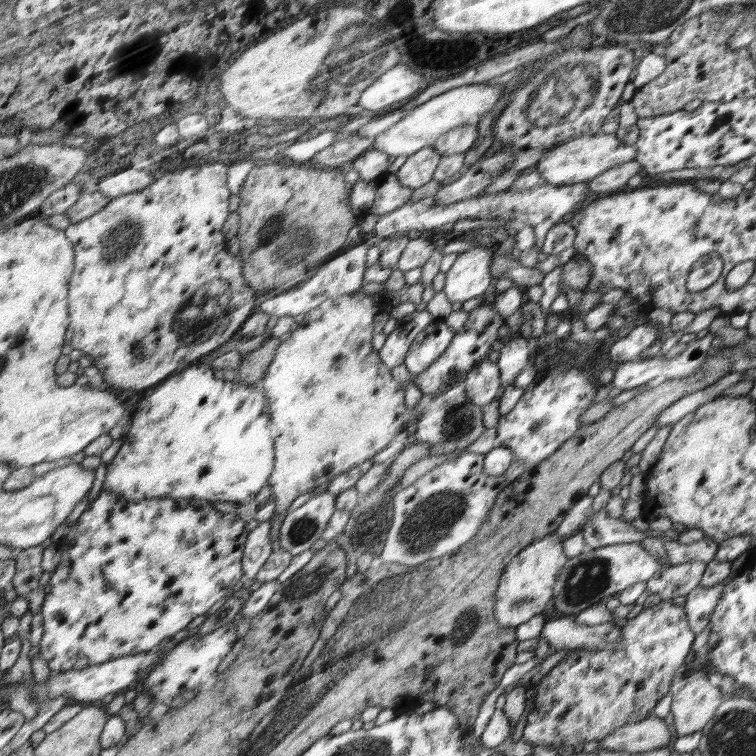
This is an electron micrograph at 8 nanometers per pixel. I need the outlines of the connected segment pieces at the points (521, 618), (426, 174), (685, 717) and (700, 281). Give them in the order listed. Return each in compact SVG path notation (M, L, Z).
M588 496L572 514L568 514L568 522L556 529L554 533L531 542L524 548L514 560L506 566L506 570L499 582L495 598L495 616L502 627L518 627L519 624L527 622L536 616L544 613L546 604L552 598L552 586L555 586L558 574L562 572L567 562L567 555L564 551L564 542L574 533L580 532L586 523L588 515L592 514L593 498Z
M426 146L419 153L412 154L396 172L398 183L404 187L418 189L431 180L441 160L433 146Z
M709 671L691 674L684 687L672 698L670 712L673 714L671 728L675 737L700 732L710 724L712 714L722 705L722 694L709 680Z
M710 253L694 262L687 277L690 294L700 293L715 285L725 268L723 258L718 253Z

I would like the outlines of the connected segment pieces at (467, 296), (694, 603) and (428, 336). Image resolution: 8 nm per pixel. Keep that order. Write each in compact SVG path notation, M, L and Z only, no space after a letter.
M480 245L458 255L454 264L445 272L446 284L444 284L444 294L448 301L455 307L475 297L487 296L492 274L490 274L490 259L494 255L490 249L480 247Z
M724 581L710 587L698 586L687 594L684 610L687 610L688 623L691 623L696 636L704 631L710 621L710 615L719 603L723 588Z
M434 320L423 328L403 360L408 372L416 376L430 366L448 348L454 333L443 320Z

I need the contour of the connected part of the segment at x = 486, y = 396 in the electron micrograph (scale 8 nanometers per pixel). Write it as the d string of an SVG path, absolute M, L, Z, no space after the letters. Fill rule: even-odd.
M484 360L464 379L466 397L477 407L490 404L494 398L500 396L502 383L496 362Z

